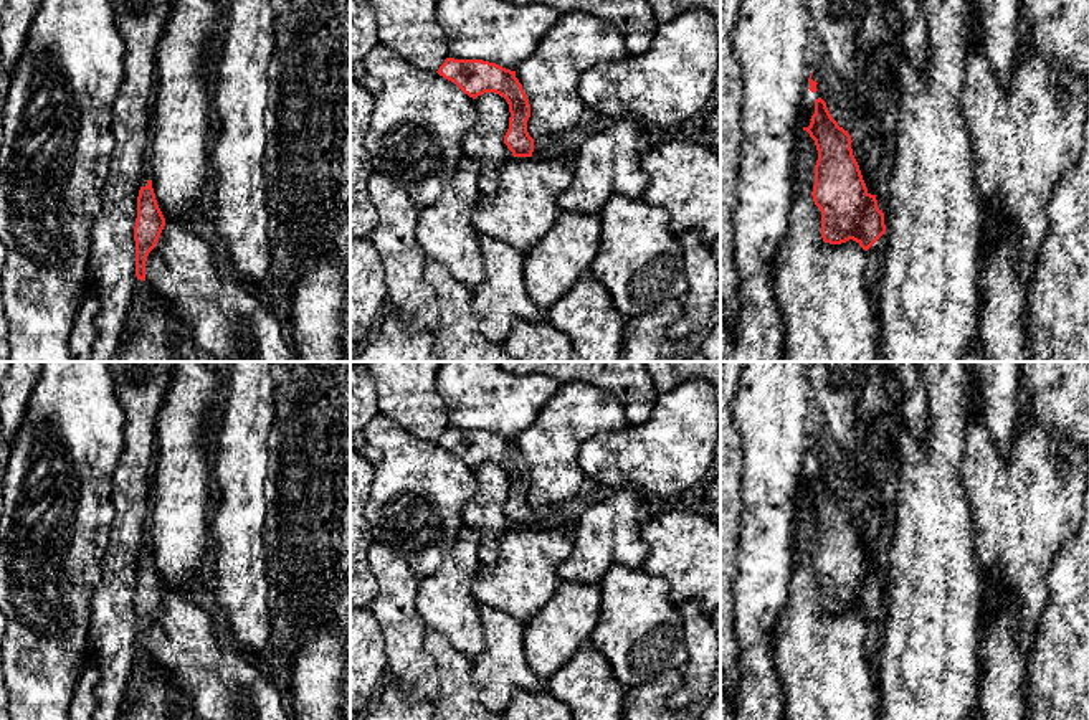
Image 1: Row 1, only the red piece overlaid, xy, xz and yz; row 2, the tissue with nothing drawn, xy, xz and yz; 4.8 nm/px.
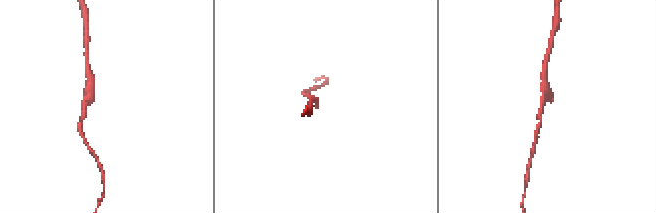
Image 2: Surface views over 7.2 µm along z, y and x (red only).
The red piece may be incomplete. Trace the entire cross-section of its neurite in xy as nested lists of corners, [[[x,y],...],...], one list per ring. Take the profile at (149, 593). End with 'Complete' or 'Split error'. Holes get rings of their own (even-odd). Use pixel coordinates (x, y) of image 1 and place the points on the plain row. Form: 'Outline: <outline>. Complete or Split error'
Outline: [[[152,550],[140,557],[137,566],[137,588],[134,596],[136,611],[136,646],[147,651],[155,664],[165,667],[175,675],[175,682],[192,695],[192,705],[197,720],[243,720],[236,712],[236,697],[241,689],[248,692],[253,720],[291,720],[284,712],[281,697],[276,689],[258,672],[256,666],[248,661],[241,646],[218,639],[208,613],[195,606],[188,598],[175,591],[167,591],[157,575]]]. Split error

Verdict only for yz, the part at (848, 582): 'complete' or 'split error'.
split error

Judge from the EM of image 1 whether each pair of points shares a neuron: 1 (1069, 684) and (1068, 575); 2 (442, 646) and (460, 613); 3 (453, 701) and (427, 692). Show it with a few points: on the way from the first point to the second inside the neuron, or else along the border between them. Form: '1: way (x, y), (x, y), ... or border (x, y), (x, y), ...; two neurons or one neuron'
1: way (1071, 658), (1071, 601); one neuron
2: border (430, 628), (437, 630), (455, 648), (471, 658); two neurons
3: border (440, 689), (433, 701); two neurons

